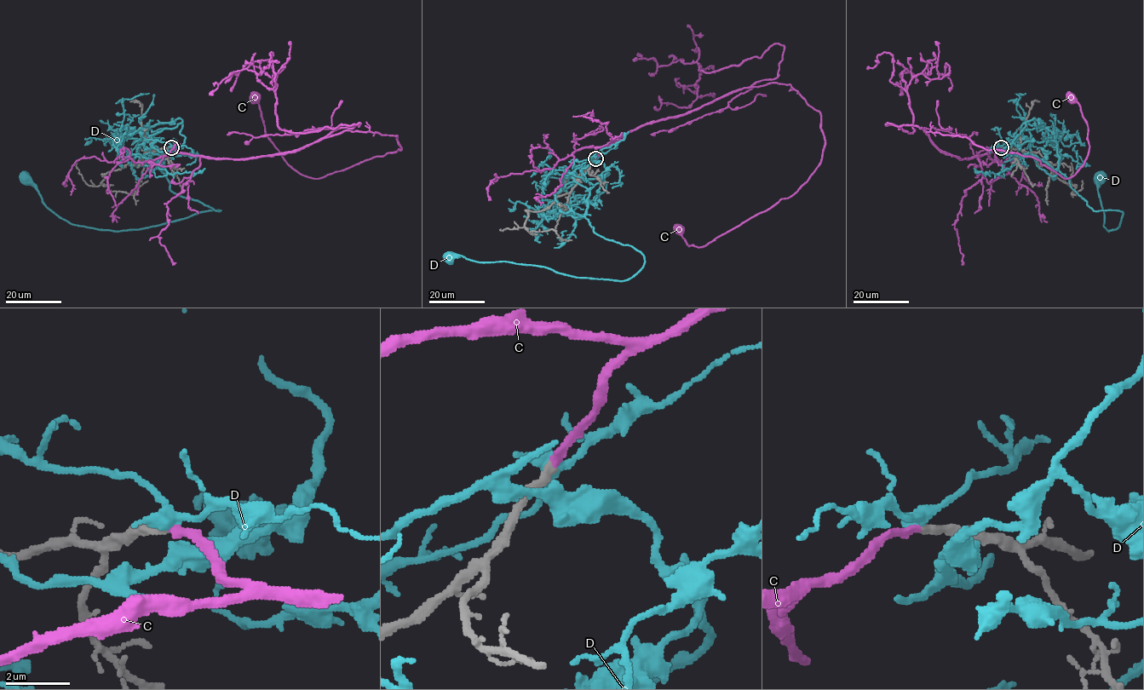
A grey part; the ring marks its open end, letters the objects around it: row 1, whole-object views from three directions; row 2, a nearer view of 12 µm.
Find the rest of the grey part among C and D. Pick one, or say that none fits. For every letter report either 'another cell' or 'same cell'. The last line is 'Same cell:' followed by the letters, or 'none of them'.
C: same cell
D: another cell
Same cell: C

